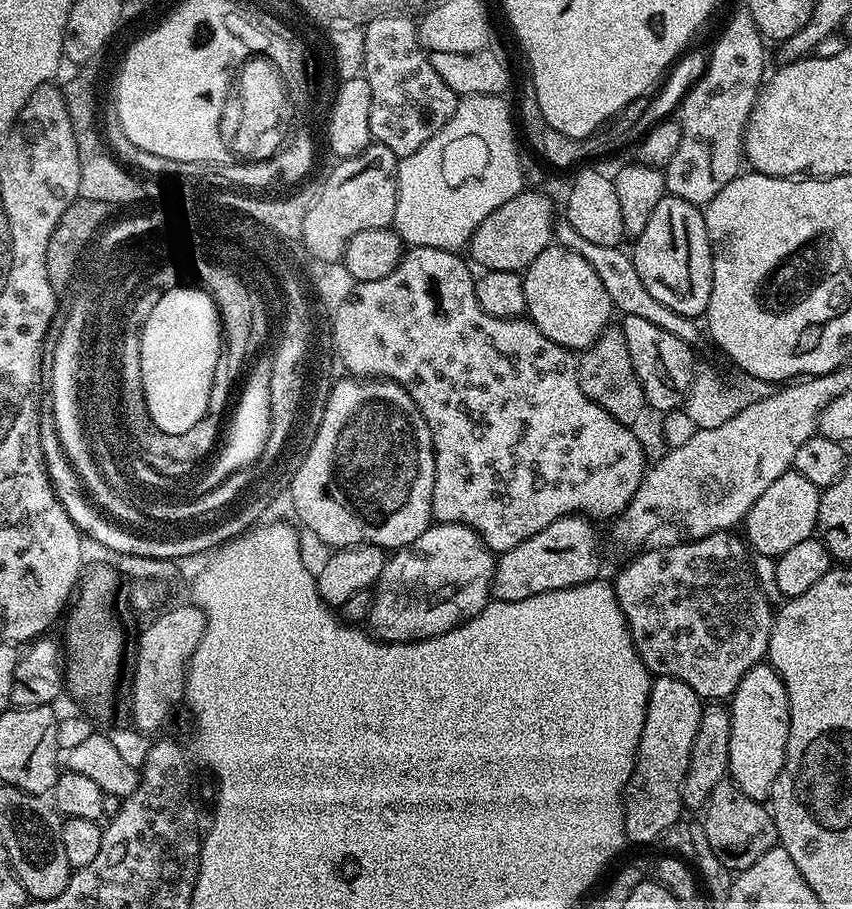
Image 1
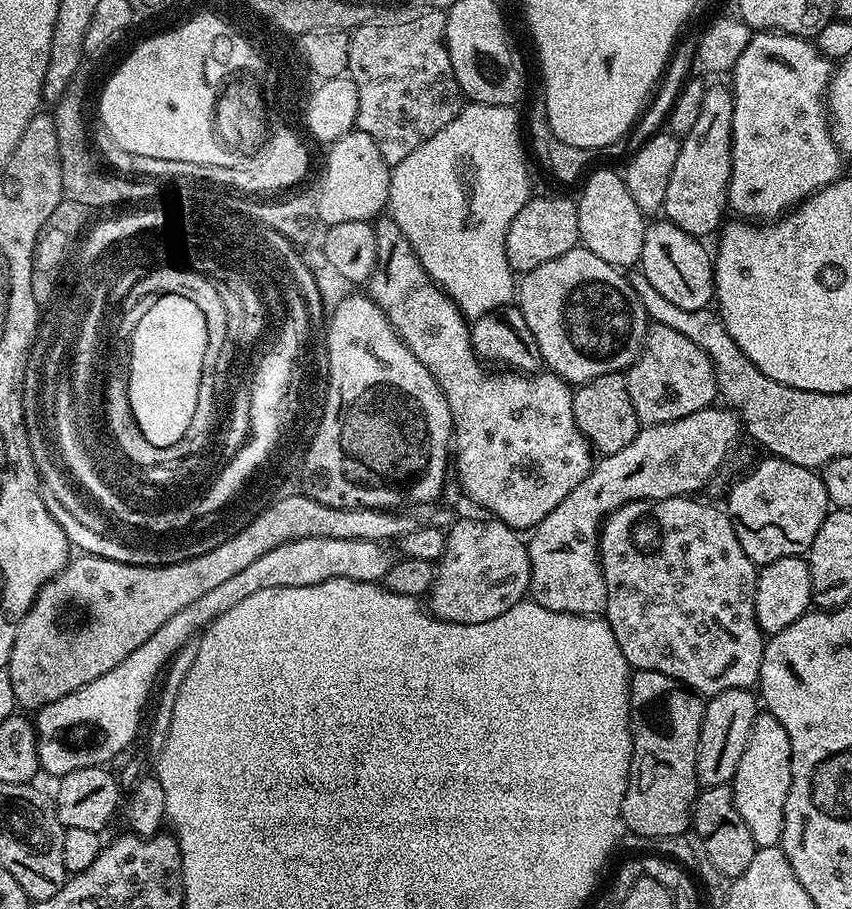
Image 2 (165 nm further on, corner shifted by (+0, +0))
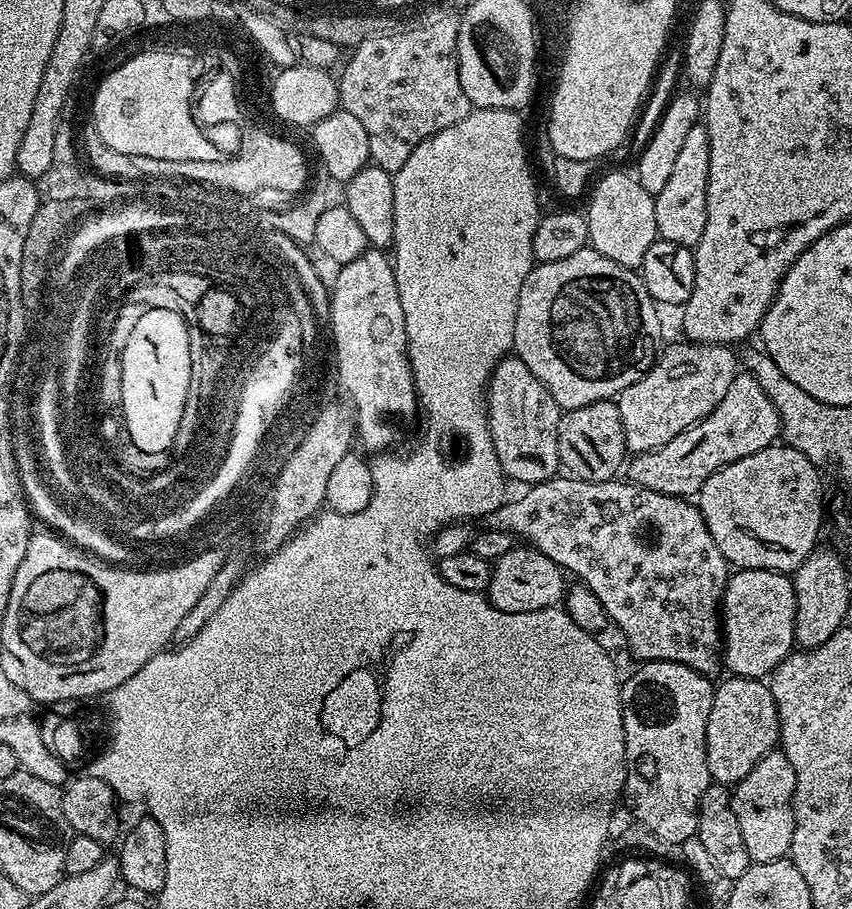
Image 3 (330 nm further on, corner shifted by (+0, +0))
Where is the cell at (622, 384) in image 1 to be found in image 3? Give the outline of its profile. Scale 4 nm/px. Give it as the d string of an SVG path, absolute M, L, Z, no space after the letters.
M599 400L586 406L567 409L558 422L556 445L563 471L567 475L586 482L613 479L619 473L616 472L619 468L621 471L628 452L622 430L622 414L616 400Z

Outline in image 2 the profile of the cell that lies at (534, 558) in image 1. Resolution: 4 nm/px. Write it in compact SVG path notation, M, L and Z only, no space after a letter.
M727 406L703 408L686 418L678 418L665 424L649 424L641 427L640 433L630 442L609 456L601 455L592 465L592 472L542 518L527 541L532 575L531 599L546 606L546 610L565 612L575 616L599 617L608 607L606 582L600 565L600 530L614 510L632 500L661 500L675 496L692 496L720 467L732 452L736 439L742 436L739 416Z

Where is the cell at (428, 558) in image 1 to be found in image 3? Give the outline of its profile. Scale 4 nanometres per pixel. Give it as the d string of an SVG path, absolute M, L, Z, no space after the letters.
M514 546L506 554L495 557L486 599L500 612L537 612L550 608L565 595L563 575L560 565L546 558L546 554L531 546Z

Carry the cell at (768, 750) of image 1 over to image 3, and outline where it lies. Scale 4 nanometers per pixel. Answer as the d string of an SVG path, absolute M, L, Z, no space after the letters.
M773 750L739 780L731 789L734 818L738 818L738 830L742 830L742 842L746 842L746 854L753 864L783 860L789 855L794 836L794 766L783 750Z

